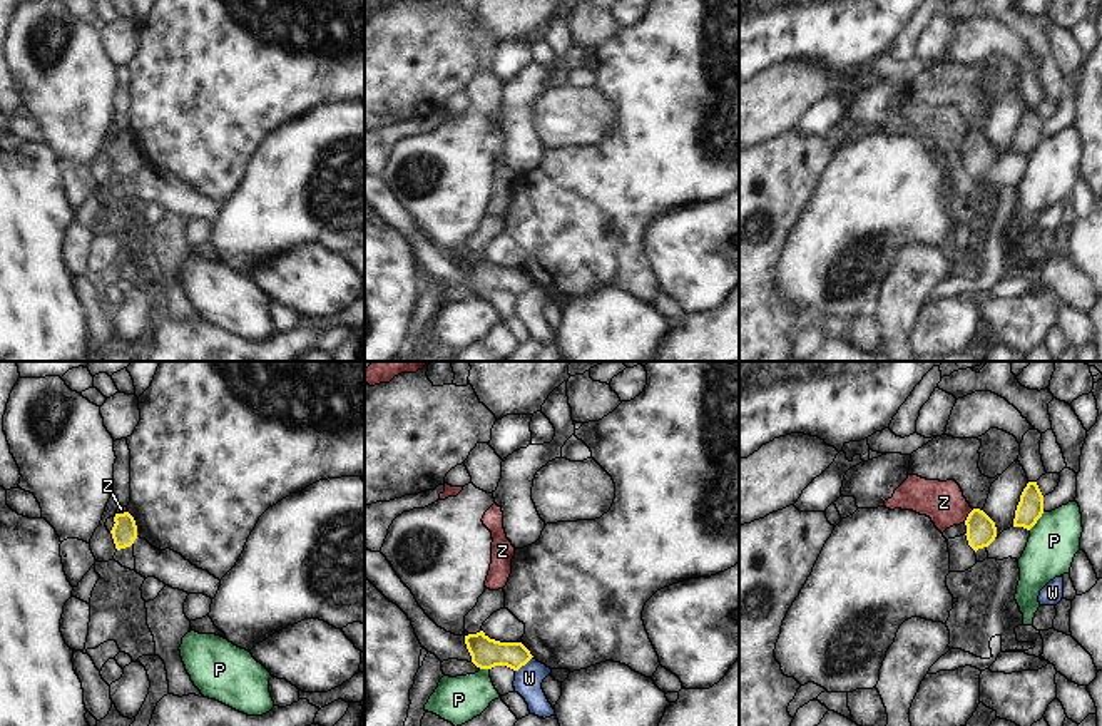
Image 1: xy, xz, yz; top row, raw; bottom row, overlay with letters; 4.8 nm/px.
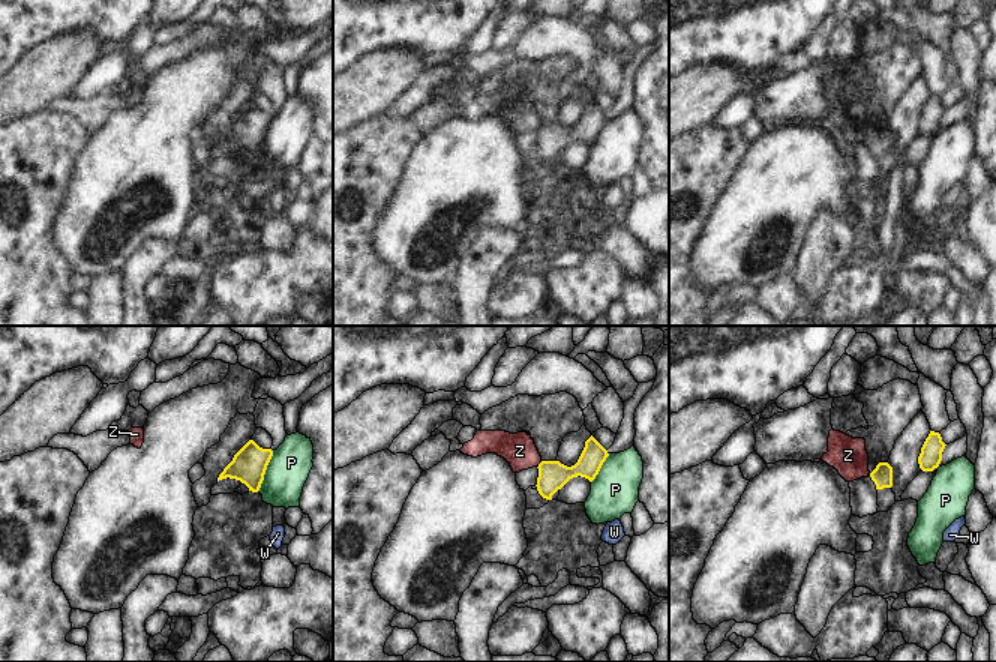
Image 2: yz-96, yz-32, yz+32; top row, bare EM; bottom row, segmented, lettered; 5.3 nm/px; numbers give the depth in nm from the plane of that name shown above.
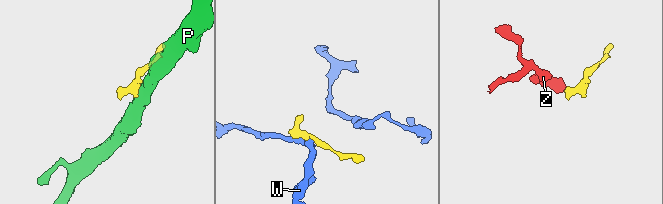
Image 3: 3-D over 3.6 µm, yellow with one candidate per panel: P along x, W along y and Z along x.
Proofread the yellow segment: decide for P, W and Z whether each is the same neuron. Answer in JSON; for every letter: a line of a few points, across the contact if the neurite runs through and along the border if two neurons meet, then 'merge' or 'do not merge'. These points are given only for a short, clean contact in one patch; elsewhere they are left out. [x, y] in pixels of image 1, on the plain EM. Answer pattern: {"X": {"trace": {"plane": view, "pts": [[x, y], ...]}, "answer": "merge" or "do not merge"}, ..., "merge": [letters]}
{"P": {"trace": {"plane": "yz", "pts": [[1044, 136], [1029, 154]]}, "answer": "do not merge"}, "W": {"trace": {"plane": "xz", "pts": [[532, 281], [515, 296]]}, "answer": "do not merge"}, "Z": {"trace": {"plane": "yz", "pts": [[974, 134], [964, 146]]}, "answer": "do not merge"}, "merge": []}

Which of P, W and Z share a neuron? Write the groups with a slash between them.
P / W / Z

